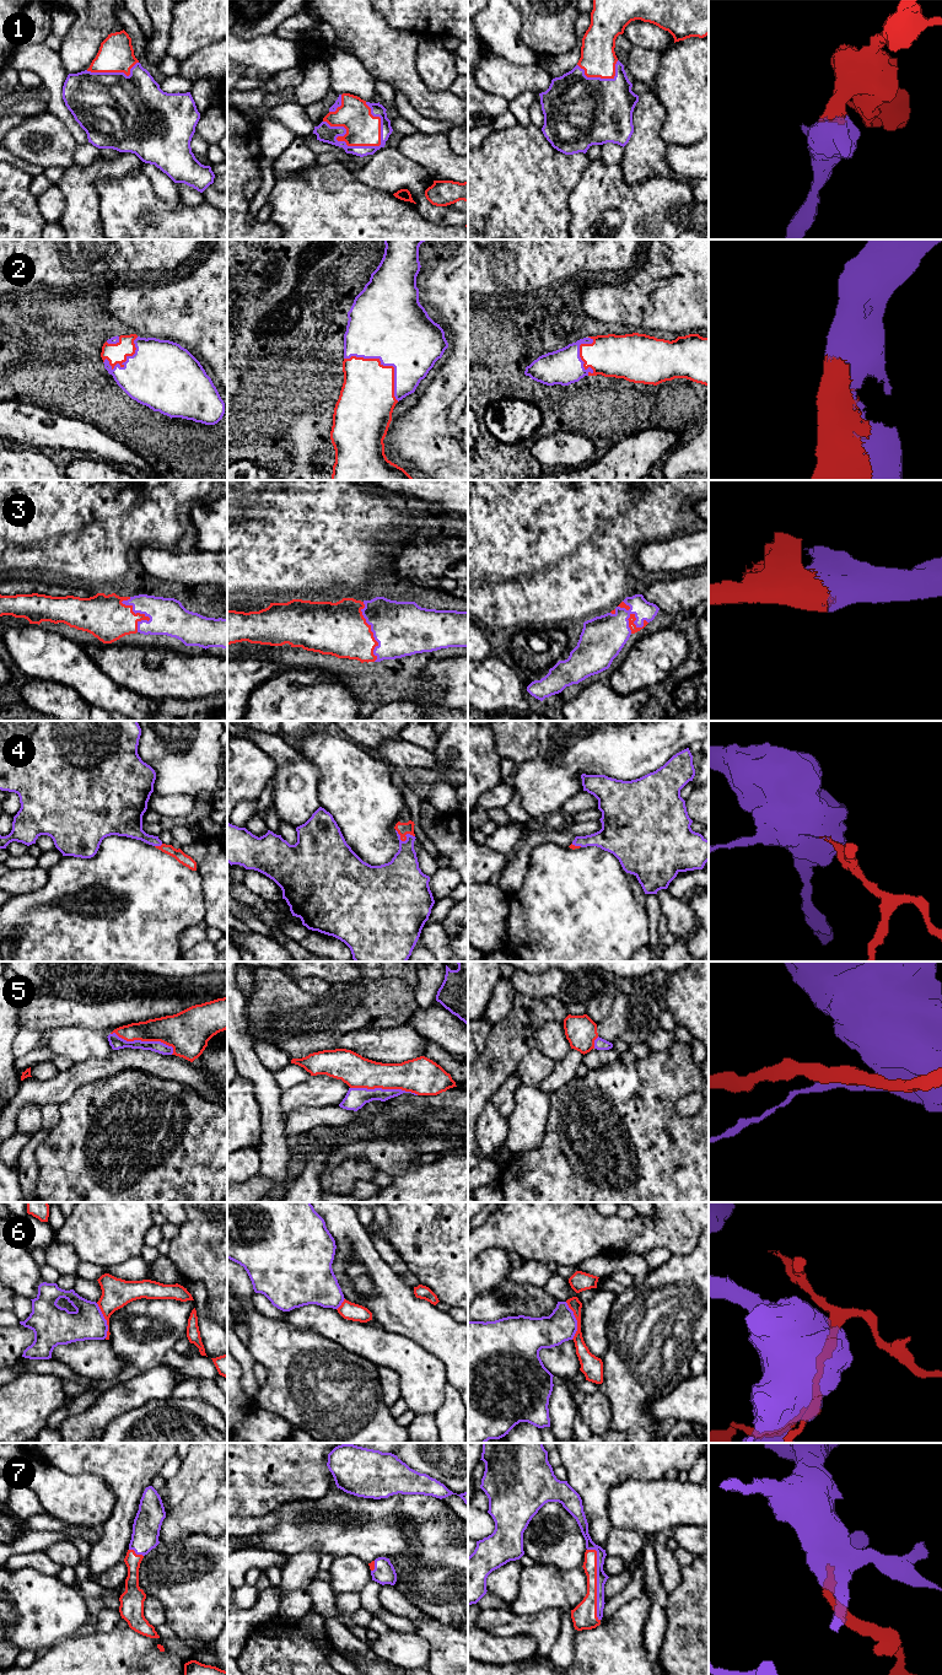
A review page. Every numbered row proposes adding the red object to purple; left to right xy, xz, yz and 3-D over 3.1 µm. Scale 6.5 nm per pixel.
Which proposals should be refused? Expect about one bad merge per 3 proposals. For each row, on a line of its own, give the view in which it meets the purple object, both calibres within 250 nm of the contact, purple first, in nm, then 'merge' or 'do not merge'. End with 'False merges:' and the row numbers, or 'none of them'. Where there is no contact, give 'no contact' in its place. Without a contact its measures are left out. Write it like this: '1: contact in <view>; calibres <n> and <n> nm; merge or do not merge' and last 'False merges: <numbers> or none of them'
1: contact in xz; calibres 120 and 220 nm; merge
2: contact in xz; calibres 460 and 360 nm; merge
3: contact in xy; calibres 240 and 280 nm; merge
4: contact in xz; calibres 260 and 80 nm; merge
5: contact in xy; calibres 90 and 240 nm; do not merge
6: contact in yz; calibres 200 and 90 nm; do not merge
7: contact in yz; calibres 70 and 160 nm; merge
False merges: 5, 6

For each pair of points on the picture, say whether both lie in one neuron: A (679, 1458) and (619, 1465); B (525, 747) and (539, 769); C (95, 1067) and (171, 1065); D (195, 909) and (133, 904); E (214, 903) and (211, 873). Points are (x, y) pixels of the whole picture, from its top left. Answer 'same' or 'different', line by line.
A: same
B: different
C: same
D: same
E: same

